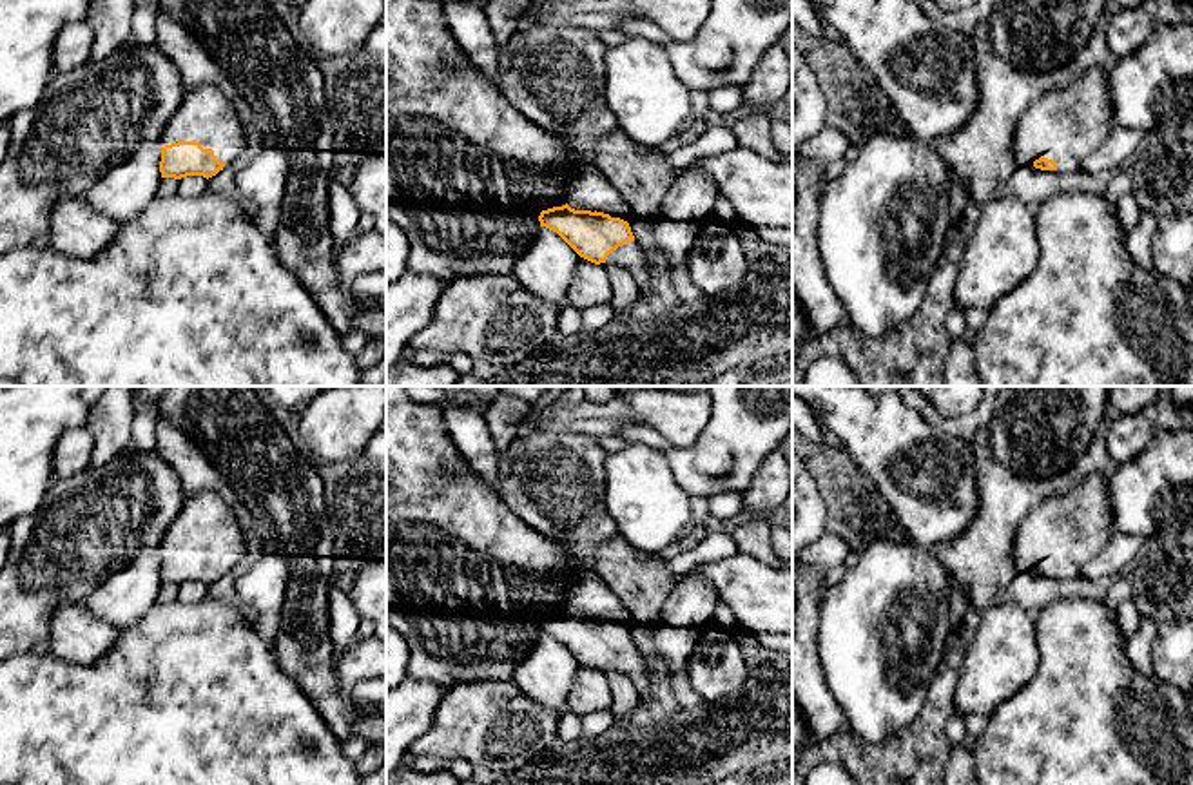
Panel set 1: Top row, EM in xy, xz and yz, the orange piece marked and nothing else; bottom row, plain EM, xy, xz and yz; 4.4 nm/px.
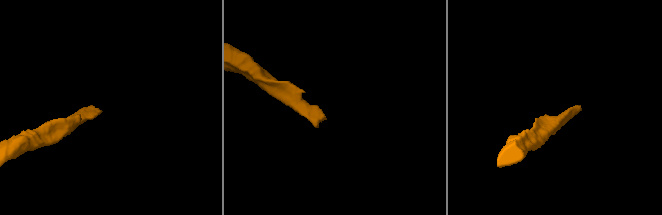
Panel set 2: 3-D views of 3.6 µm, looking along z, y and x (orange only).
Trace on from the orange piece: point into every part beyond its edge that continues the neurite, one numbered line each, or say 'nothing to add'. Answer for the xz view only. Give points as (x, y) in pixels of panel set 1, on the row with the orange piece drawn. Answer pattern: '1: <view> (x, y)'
1: xz (588, 189)

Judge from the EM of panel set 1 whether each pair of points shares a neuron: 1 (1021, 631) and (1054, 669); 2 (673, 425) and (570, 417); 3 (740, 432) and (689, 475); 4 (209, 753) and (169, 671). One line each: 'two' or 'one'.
1: two
2: one
3: one
4: one

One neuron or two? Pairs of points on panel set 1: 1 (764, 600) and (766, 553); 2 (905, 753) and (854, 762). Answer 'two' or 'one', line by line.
1: two
2: one

